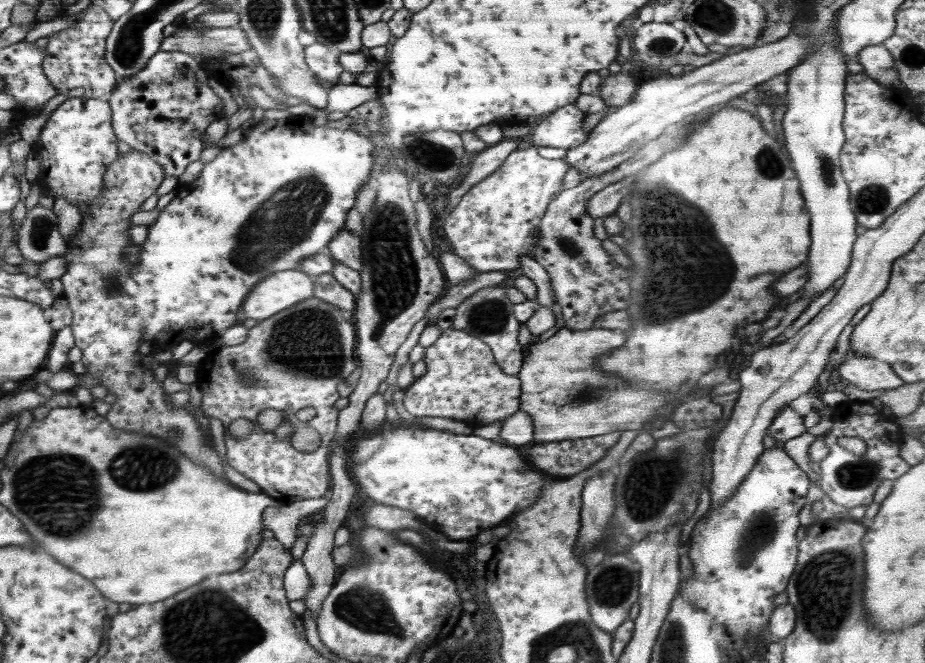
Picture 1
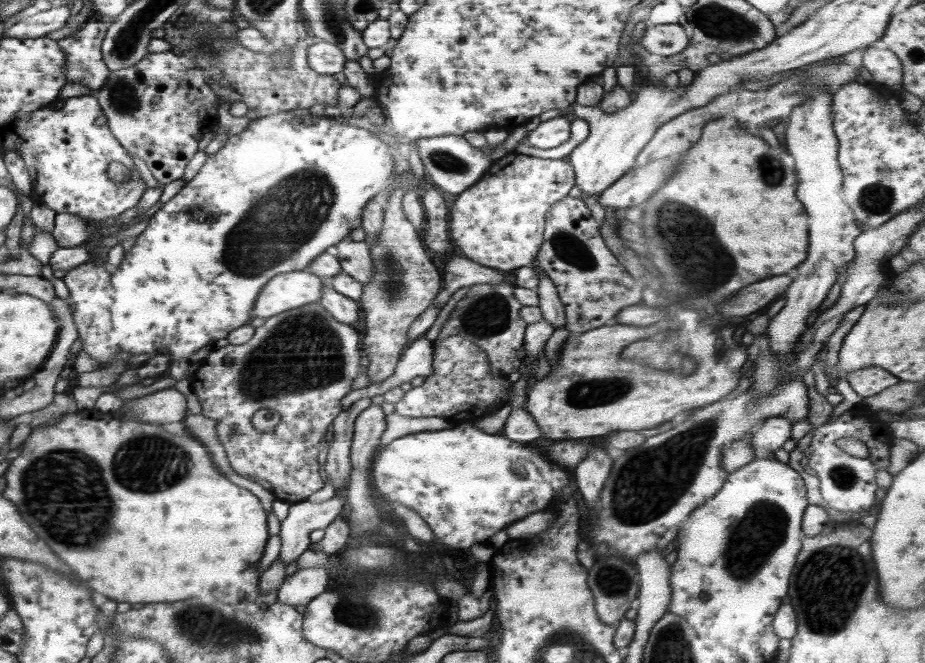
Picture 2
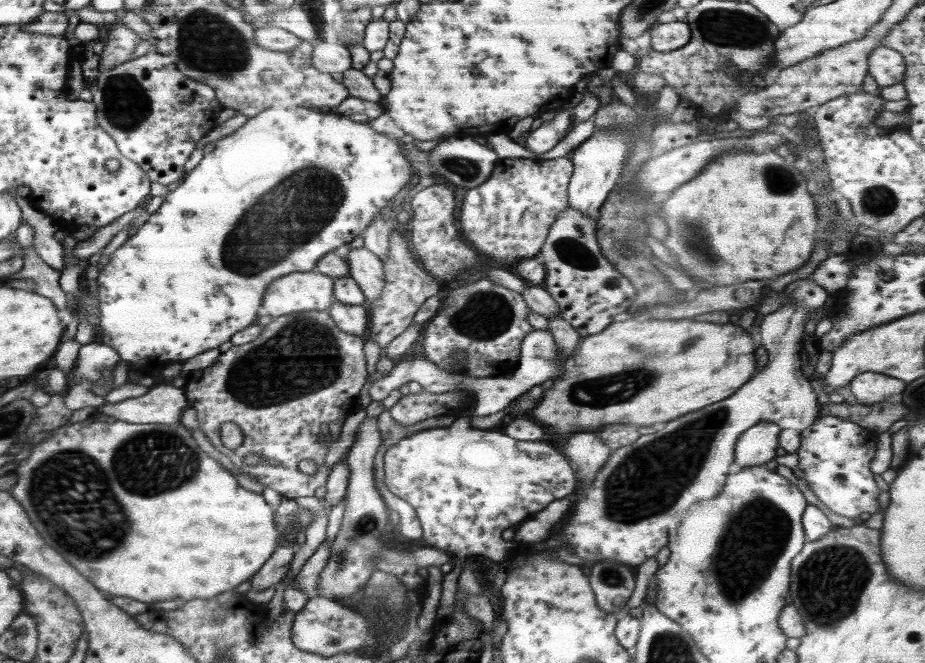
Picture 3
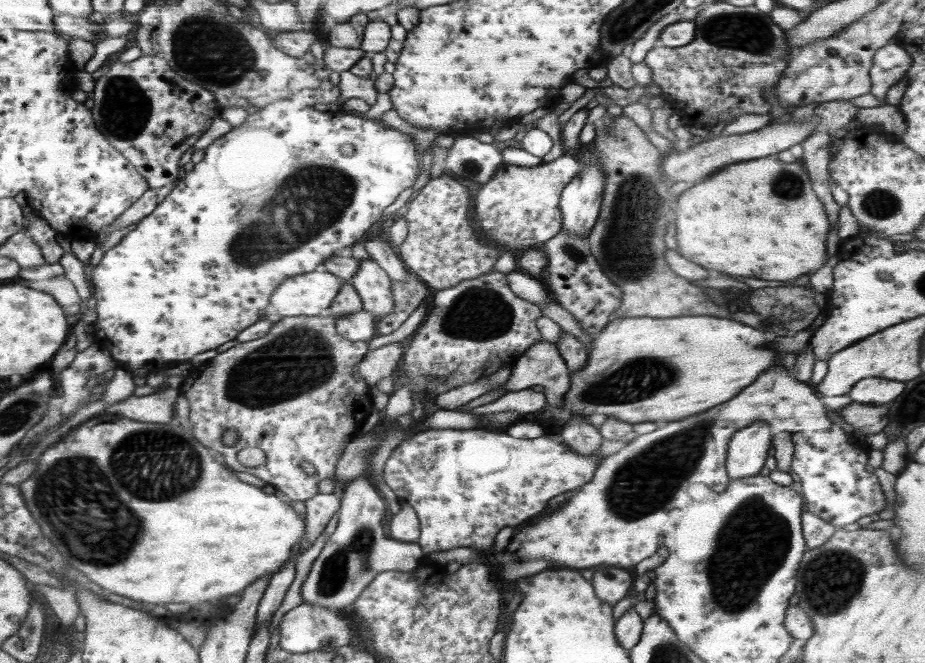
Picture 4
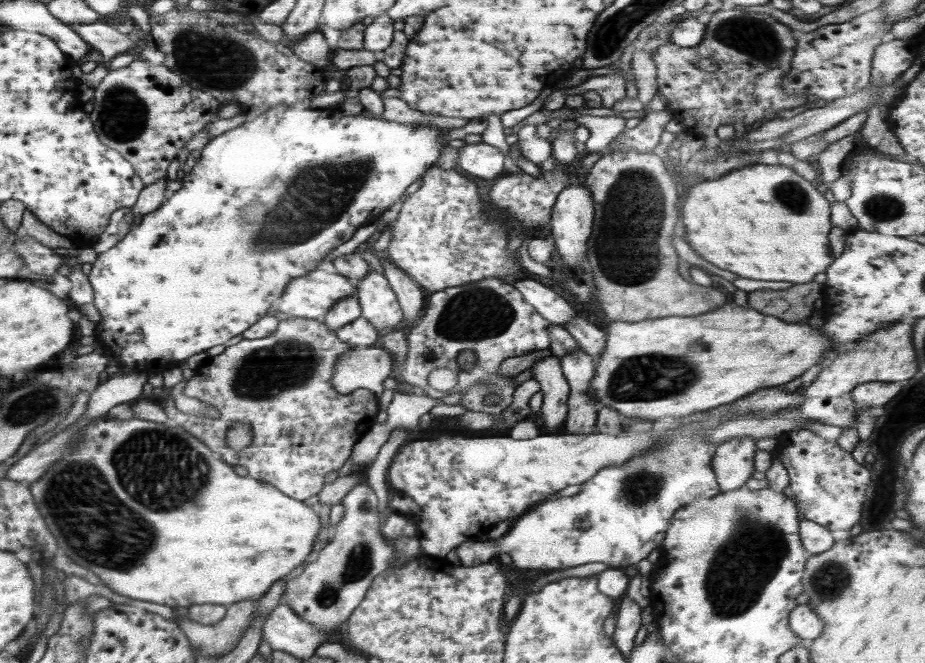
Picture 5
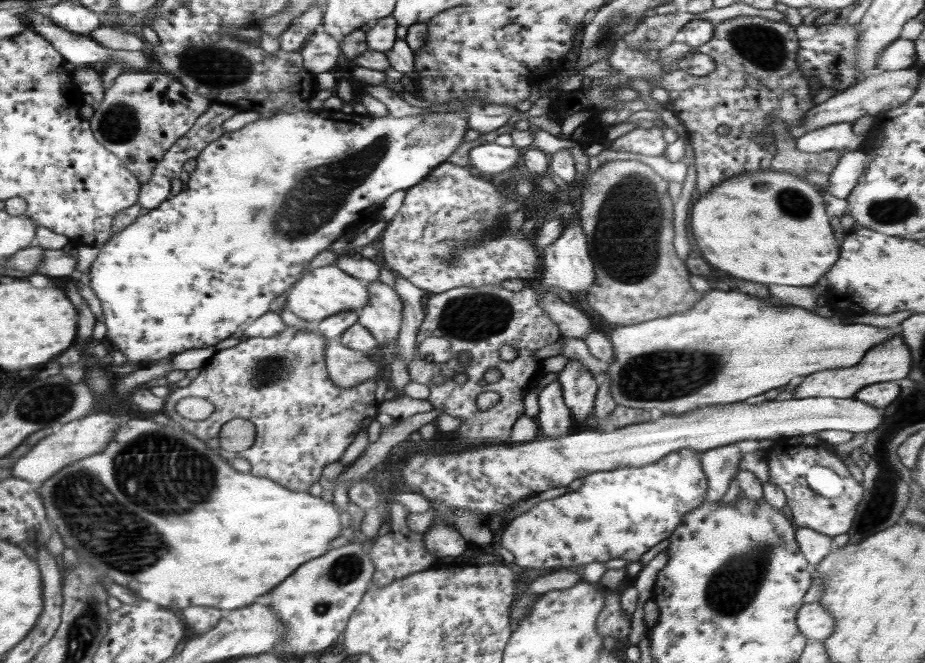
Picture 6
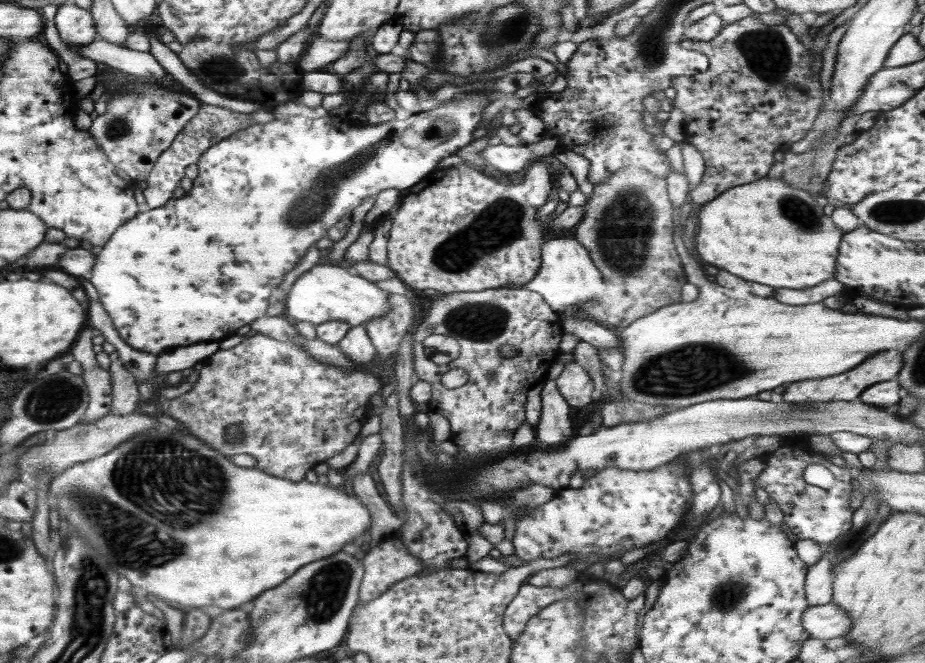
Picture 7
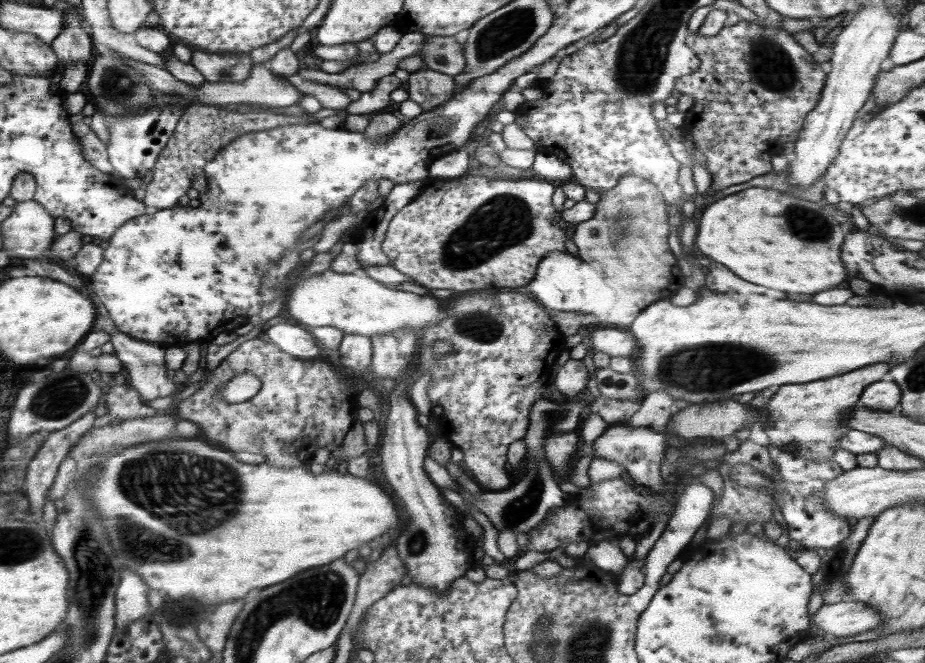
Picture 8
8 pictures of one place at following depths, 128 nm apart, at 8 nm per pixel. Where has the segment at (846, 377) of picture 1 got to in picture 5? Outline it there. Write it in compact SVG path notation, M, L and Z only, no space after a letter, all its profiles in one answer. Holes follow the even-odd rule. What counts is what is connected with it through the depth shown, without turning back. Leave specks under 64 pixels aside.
M874 381L862 383L853 388L850 394L858 409L884 406L902 390L904 382Z

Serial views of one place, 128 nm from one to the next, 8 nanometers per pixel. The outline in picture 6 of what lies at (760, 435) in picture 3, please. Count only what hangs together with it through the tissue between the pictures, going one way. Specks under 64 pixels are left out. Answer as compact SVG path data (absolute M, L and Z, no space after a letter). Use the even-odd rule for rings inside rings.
M734 443L702 452L701 465L707 476L708 490L706 500L708 502L720 501L730 488L730 482L736 478L739 472L743 454Z

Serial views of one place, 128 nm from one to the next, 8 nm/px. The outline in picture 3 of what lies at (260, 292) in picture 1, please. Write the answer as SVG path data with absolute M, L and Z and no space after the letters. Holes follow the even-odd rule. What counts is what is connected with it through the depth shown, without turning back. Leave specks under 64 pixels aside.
M314 271L277 278L267 286L258 316L279 317L295 312L326 310L335 301L334 280Z

